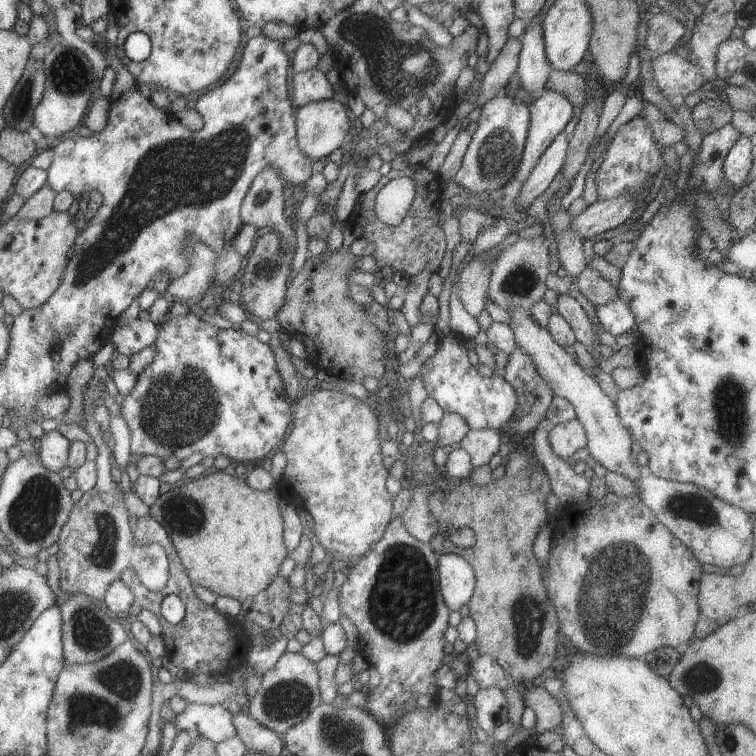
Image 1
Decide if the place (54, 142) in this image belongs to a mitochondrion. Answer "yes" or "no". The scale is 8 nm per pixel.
no

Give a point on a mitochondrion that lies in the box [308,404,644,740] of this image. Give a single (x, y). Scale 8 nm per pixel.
(402, 602)

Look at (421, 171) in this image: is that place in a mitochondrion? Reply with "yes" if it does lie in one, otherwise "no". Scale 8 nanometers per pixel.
no

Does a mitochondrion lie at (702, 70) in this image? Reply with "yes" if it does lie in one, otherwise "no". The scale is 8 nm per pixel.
no

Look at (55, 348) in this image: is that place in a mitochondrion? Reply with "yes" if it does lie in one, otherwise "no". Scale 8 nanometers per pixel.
no

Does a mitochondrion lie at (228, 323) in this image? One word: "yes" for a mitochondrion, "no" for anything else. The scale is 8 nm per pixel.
no

